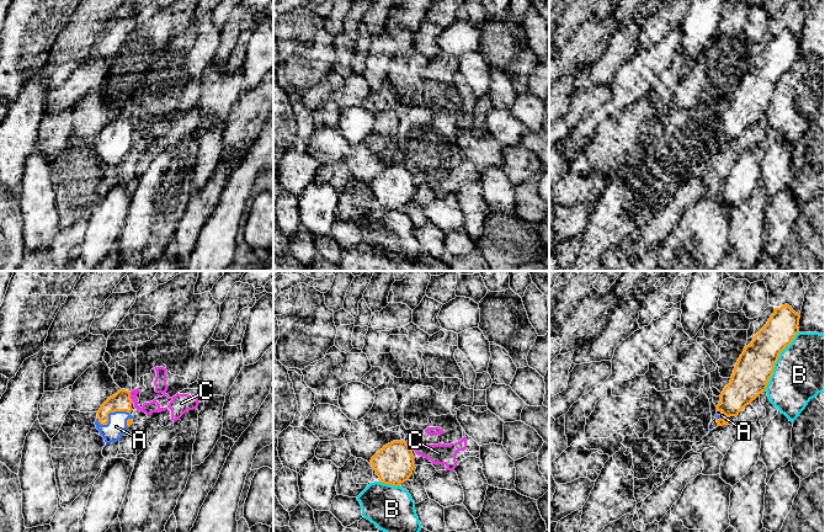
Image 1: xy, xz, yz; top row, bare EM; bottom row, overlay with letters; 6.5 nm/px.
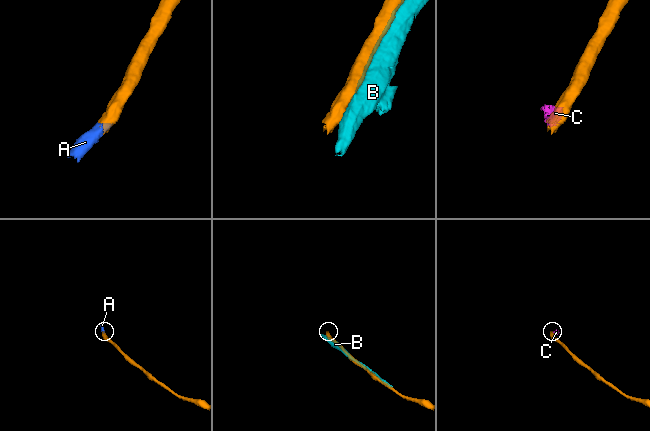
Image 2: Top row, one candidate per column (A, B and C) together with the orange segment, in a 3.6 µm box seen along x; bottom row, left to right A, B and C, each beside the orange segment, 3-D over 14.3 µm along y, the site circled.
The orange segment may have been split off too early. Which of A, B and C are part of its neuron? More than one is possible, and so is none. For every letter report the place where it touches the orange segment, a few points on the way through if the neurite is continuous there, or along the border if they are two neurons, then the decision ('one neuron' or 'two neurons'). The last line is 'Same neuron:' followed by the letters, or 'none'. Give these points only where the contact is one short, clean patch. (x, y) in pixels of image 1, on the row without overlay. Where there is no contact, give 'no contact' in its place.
A: xy (110, 136) | across xy (121, 126), (110, 136), (116, 150) | one neuron
B: yz (777, 84) | two neurons
C: xy (129, 121) | along xy (129, 116), (132, 124) | two neurons
Same neuron: A

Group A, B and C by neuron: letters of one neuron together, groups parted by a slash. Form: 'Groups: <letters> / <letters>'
Groups: A / B / C

